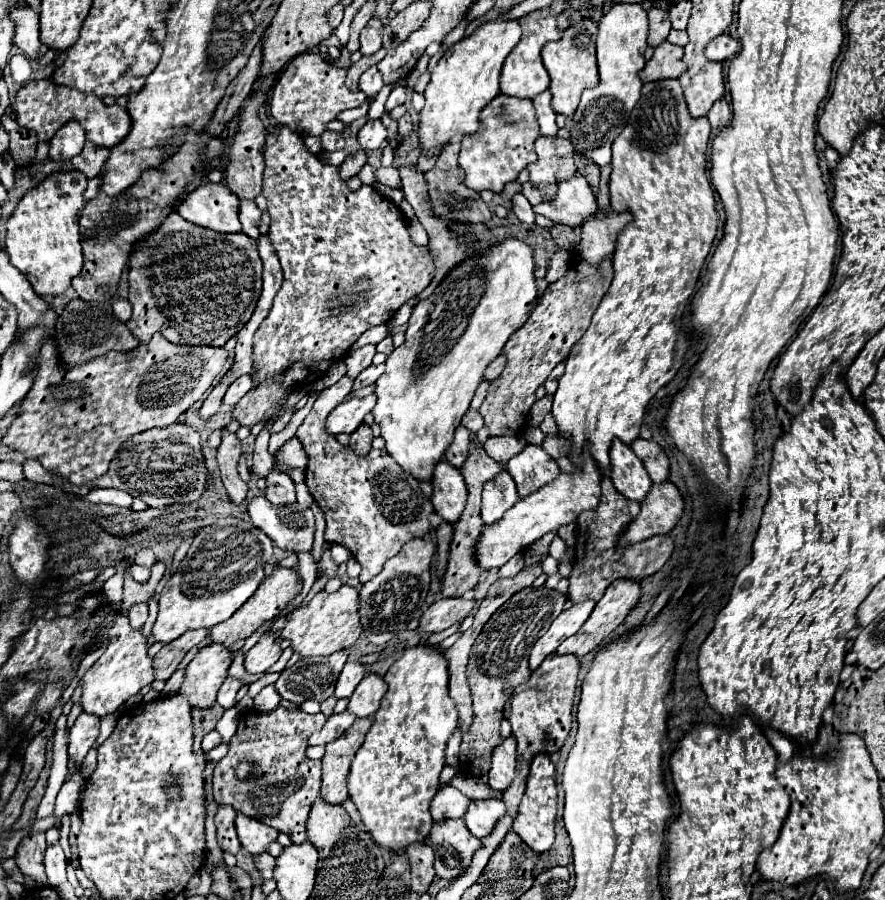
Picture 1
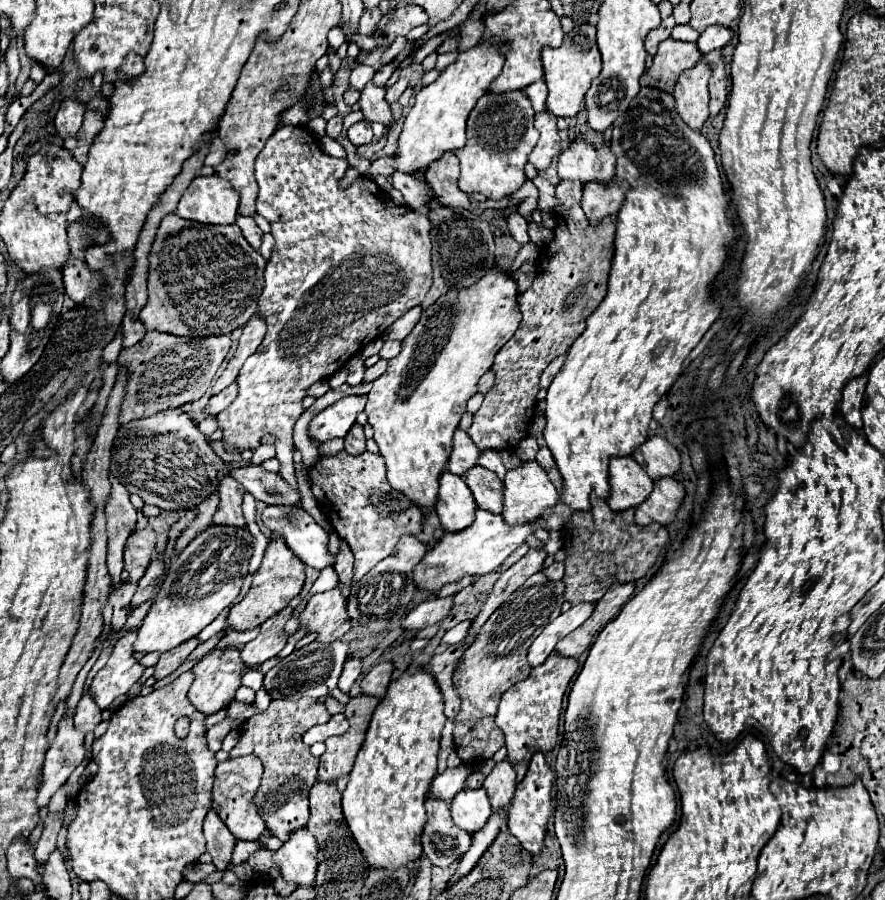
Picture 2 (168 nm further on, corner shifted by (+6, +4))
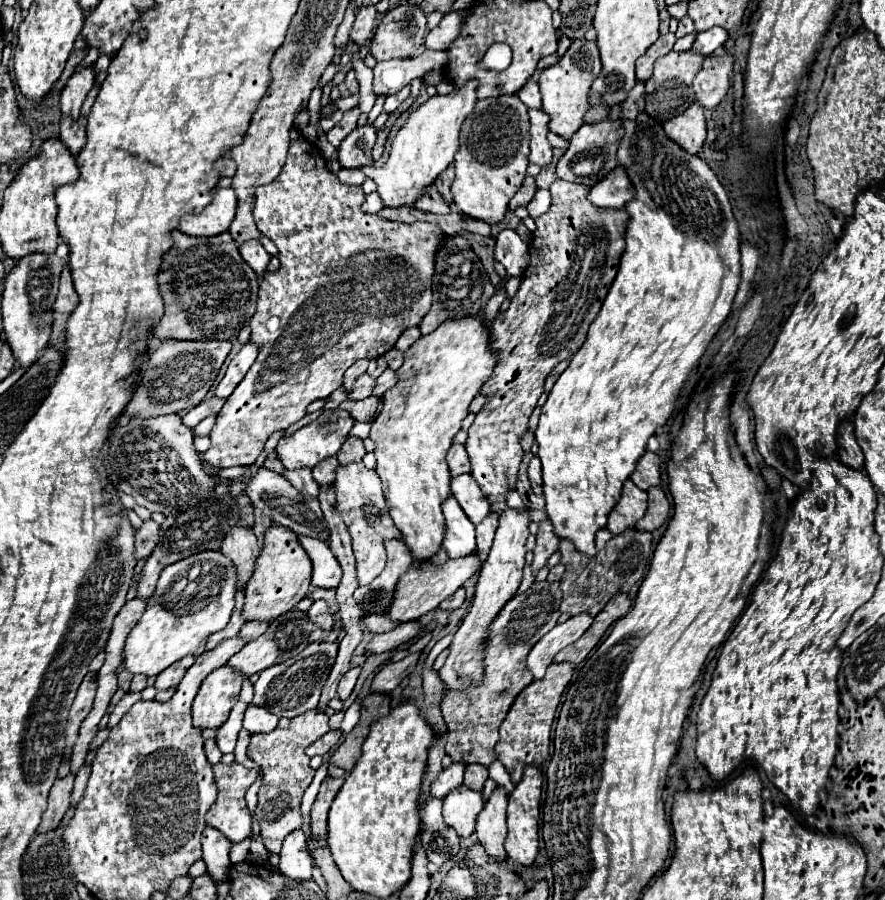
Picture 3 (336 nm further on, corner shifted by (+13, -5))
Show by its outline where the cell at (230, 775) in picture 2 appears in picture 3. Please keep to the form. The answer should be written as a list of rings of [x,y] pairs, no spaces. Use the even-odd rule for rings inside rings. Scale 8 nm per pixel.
[[[236,761],[232,765],[216,763],[214,765],[214,779],[216,779],[216,785],[218,785],[218,799],[214,801],[214,805],[206,813],[206,823],[210,827],[218,829],[222,835],[226,835],[232,843],[248,839],[250,833],[252,833],[252,815],[250,815],[250,811],[246,807],[244,795],[246,795],[248,787],[254,783],[256,771],[254,769],[246,769],[240,763],[236,763]]]

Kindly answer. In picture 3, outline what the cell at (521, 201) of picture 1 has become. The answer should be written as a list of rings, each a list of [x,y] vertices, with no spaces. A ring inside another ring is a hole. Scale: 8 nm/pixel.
[[[504,229],[496,237],[496,261],[500,261],[508,277],[522,275],[528,267],[528,245],[518,237],[516,231]]]

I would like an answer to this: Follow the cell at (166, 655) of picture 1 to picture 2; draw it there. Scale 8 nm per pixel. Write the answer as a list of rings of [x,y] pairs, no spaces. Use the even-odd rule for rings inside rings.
[[[191,638],[189,642],[183,642],[181,646],[177,646],[177,648],[169,650],[169,652],[161,654],[161,658],[159,658],[157,666],[155,666],[155,678],[161,680],[161,678],[169,676],[171,672],[175,672],[187,660],[187,656],[197,648],[197,644],[199,644],[199,640]]]

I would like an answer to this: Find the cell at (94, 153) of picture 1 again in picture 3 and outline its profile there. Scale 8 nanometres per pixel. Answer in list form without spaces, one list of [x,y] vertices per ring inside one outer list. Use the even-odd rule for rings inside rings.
[[[98,85],[88,93],[84,105],[82,105],[82,113],[80,113],[80,119],[78,121],[72,121],[72,119],[66,119],[62,117],[60,121],[60,141],[68,147],[68,151],[72,151],[72,155],[76,157],[82,147],[86,145],[86,121],[88,121],[88,115],[90,115],[90,109],[92,109],[92,103],[98,95]]]

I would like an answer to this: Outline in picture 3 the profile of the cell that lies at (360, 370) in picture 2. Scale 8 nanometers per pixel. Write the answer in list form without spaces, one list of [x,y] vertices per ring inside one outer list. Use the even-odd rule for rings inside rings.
[[[360,375],[354,381],[352,391],[348,393],[348,399],[366,399],[372,395],[372,387],[374,387],[374,377],[370,375]]]

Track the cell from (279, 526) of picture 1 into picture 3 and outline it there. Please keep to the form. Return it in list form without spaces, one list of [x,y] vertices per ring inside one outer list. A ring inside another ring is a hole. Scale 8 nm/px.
[[[298,535],[298,543],[308,551],[312,561],[312,585],[314,587],[338,587],[342,569],[336,557],[332,555],[328,543],[320,539],[310,539],[308,535]]]

